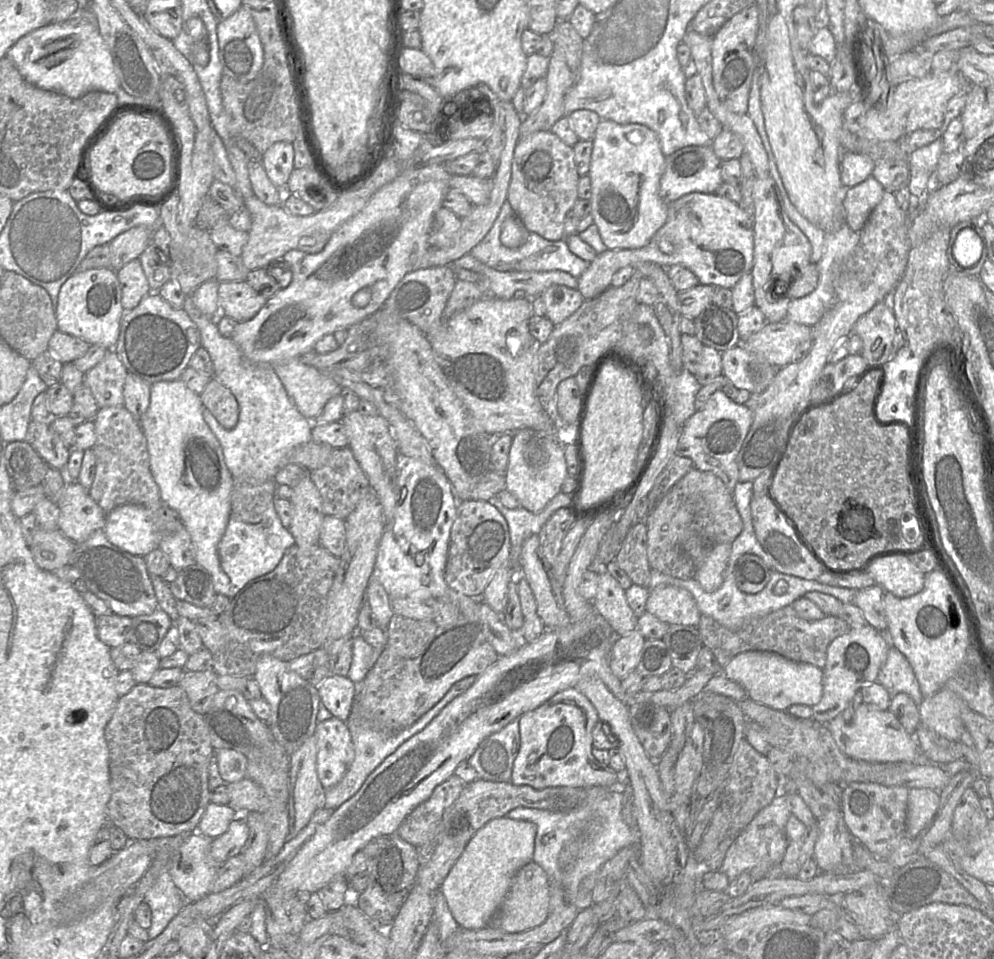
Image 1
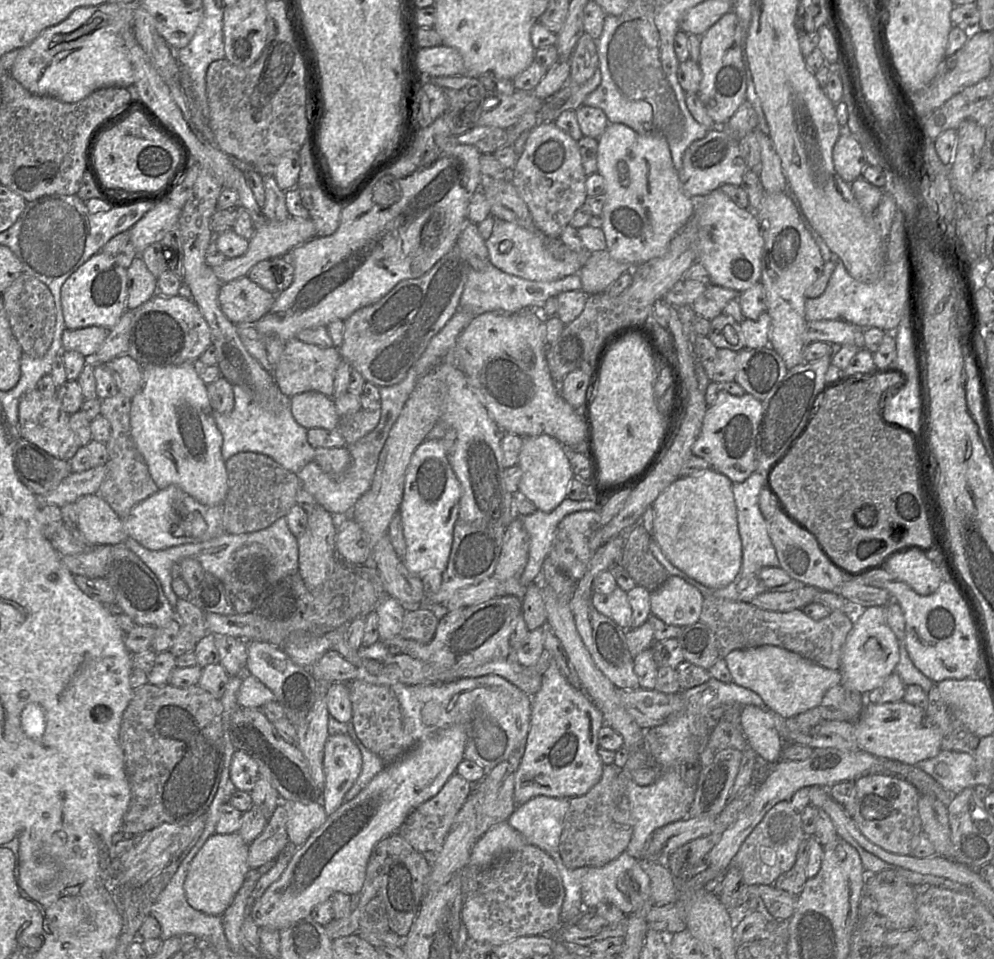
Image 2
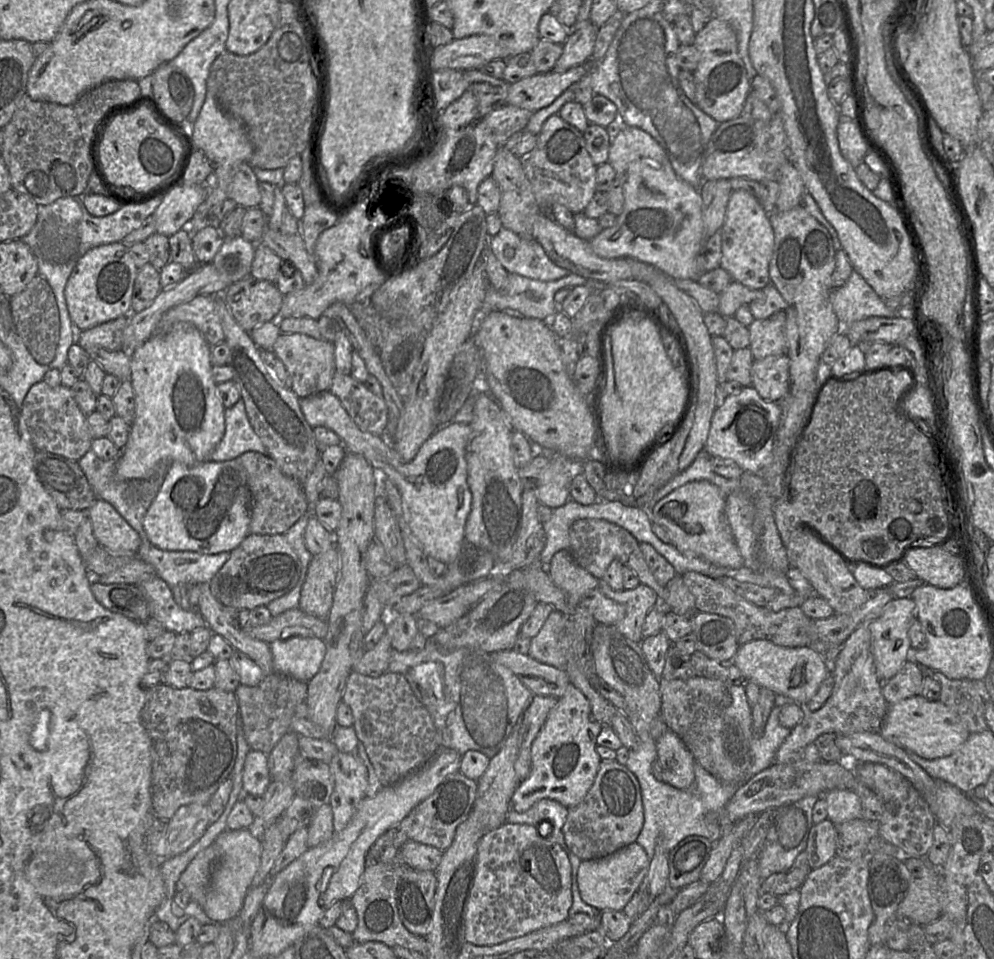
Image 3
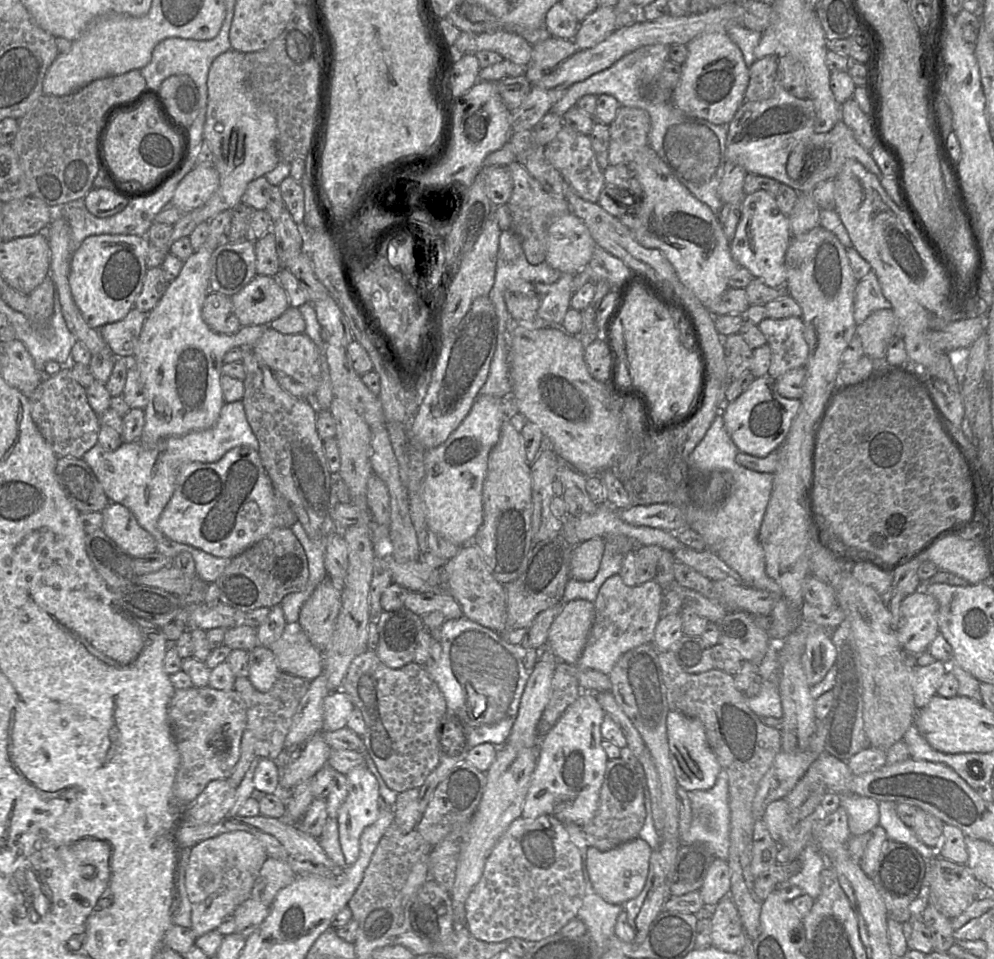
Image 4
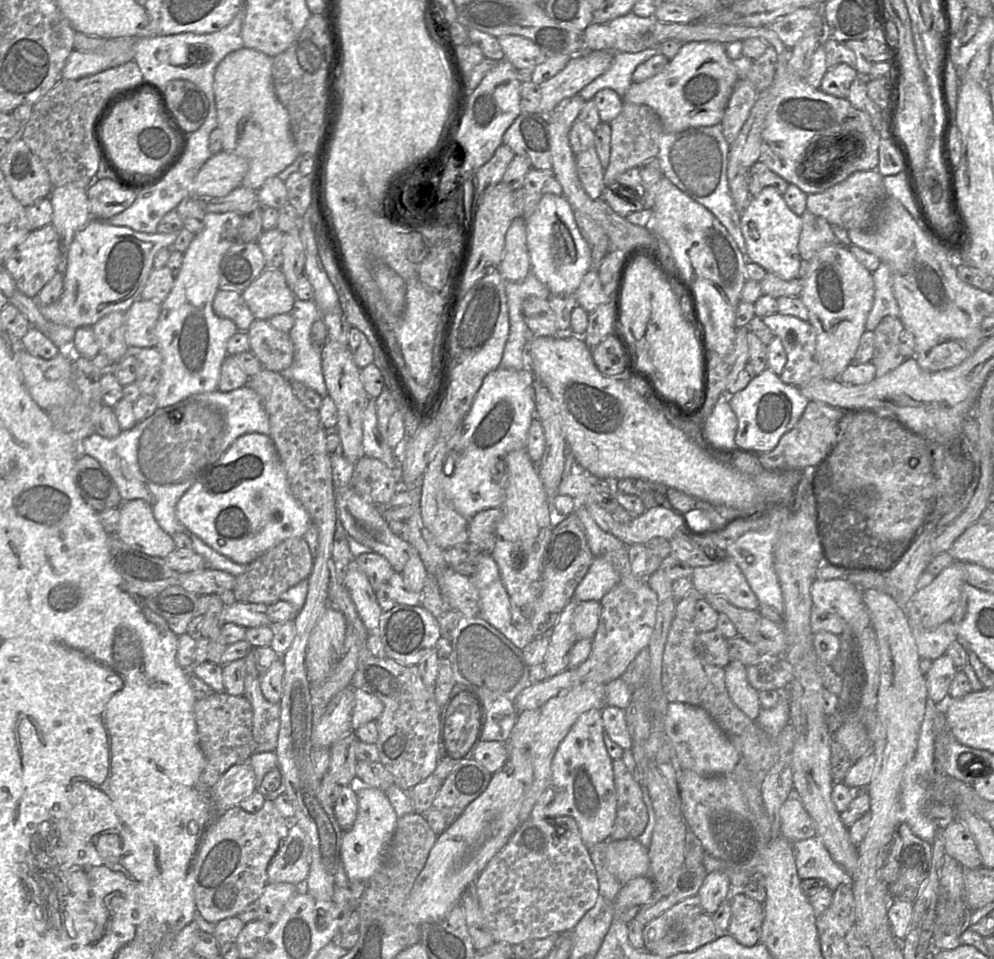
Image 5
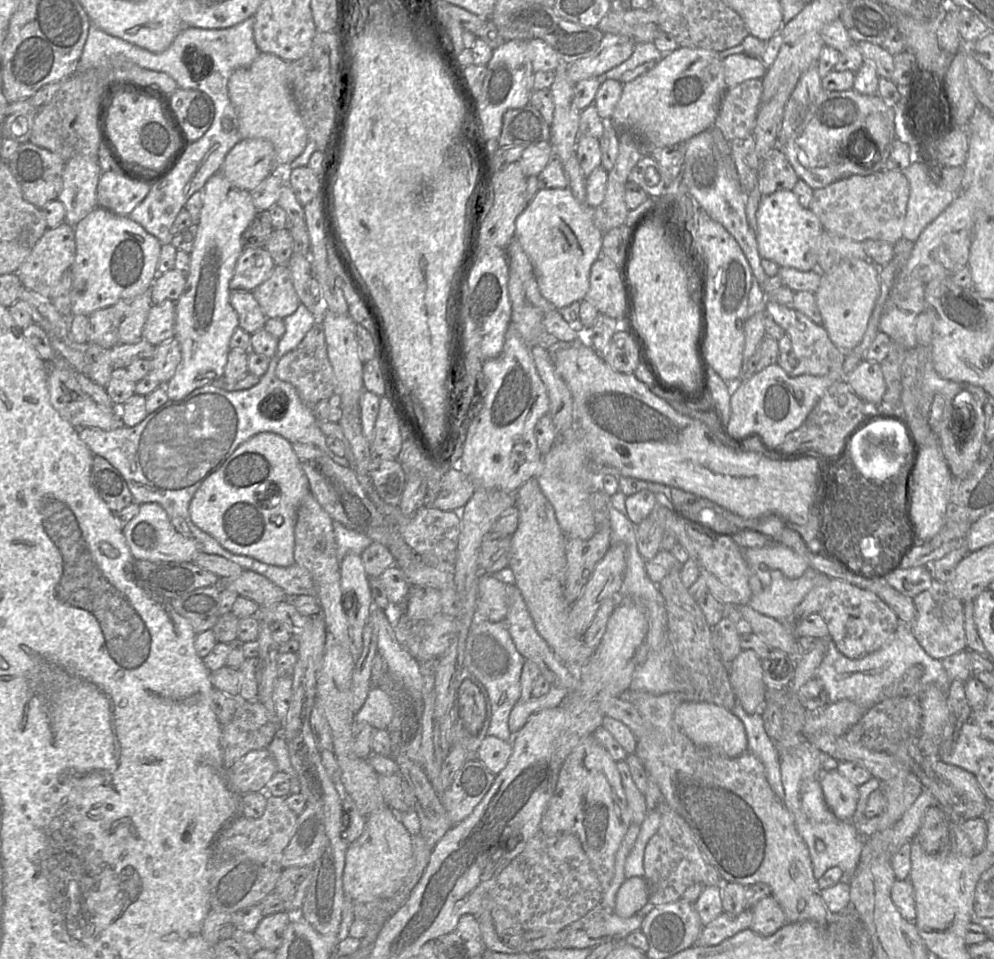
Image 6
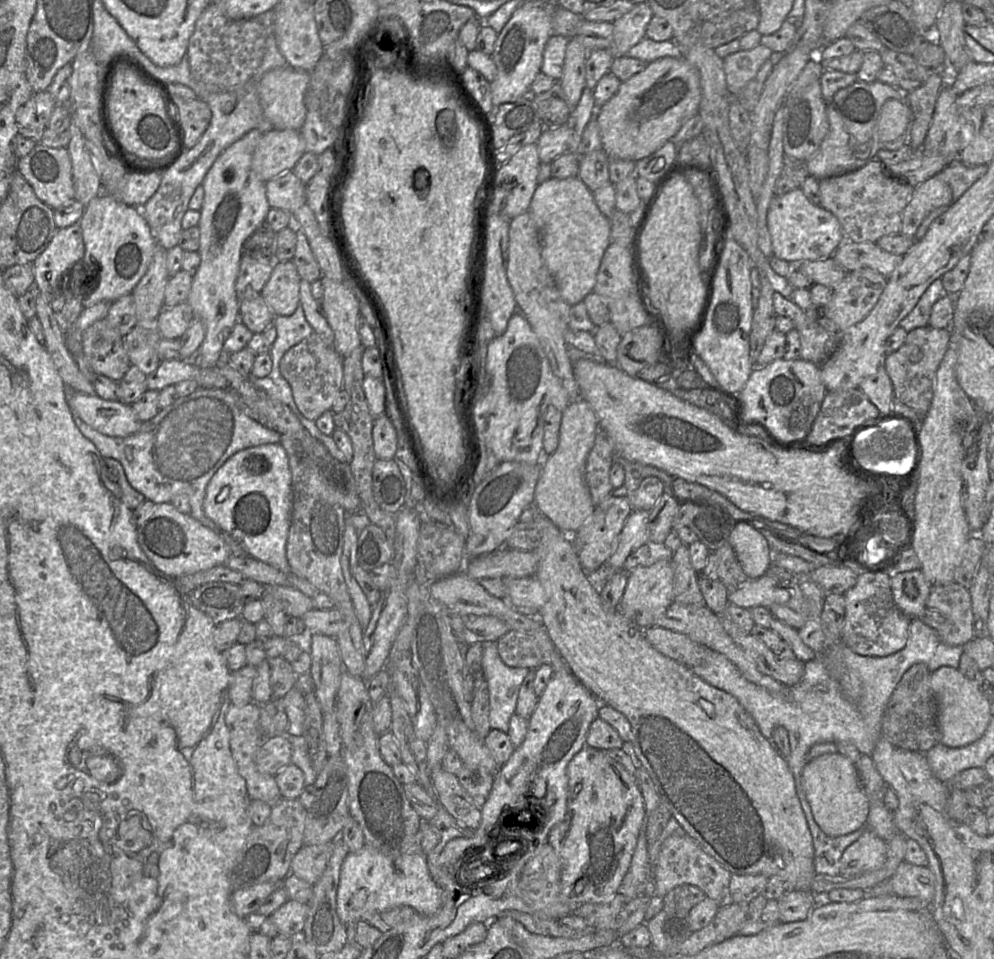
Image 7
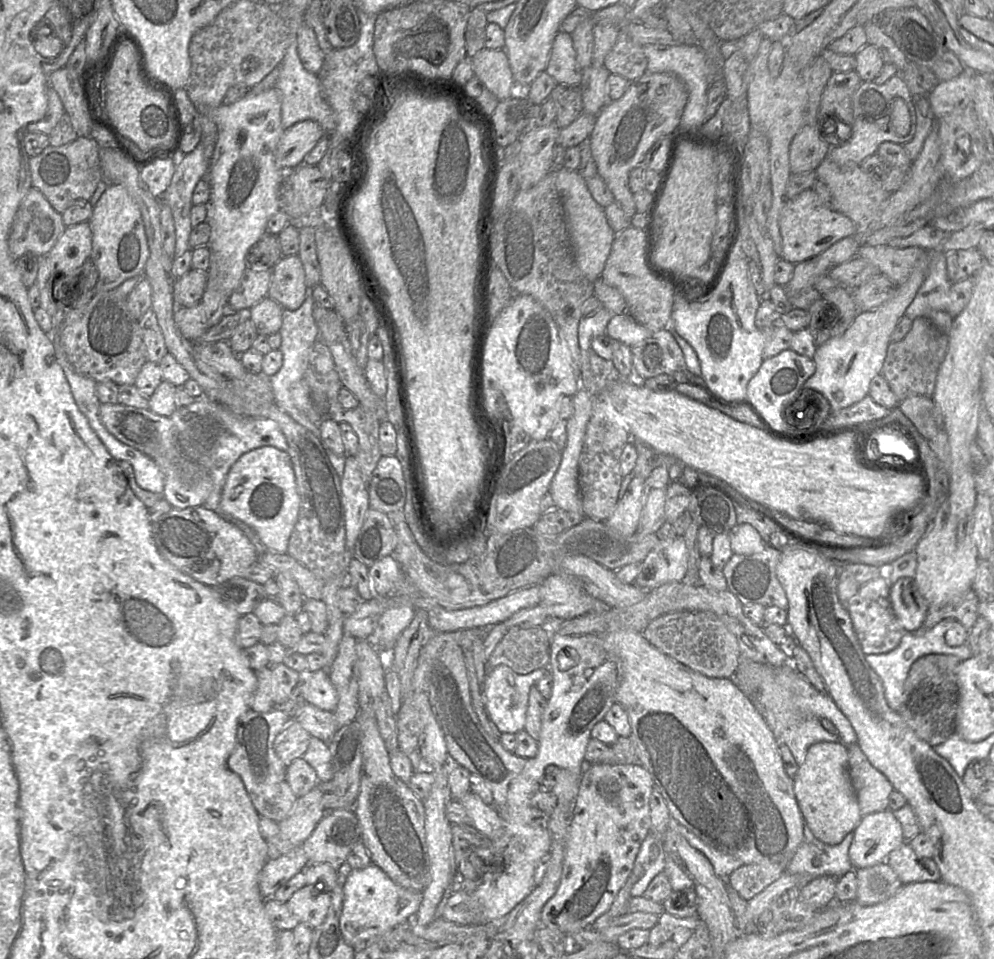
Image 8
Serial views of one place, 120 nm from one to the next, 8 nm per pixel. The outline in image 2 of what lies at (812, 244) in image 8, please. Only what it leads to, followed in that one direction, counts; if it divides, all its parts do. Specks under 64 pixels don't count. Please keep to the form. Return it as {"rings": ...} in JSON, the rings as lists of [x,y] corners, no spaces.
{"rings":[[[720,189],[693,198],[695,210],[700,207],[696,261],[707,270],[709,283],[739,293],[759,283],[764,240],[755,214],[748,208],[737,206]]]}

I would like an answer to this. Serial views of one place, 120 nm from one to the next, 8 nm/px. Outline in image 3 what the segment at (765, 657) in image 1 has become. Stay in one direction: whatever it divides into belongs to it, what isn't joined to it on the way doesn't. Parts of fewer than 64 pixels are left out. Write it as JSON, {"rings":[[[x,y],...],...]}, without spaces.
{"rings":[[[754,640],[740,645],[733,660],[748,682],[768,688],[779,696],[805,707],[820,684],[830,675],[823,658],[809,647],[781,647],[768,640]]]}

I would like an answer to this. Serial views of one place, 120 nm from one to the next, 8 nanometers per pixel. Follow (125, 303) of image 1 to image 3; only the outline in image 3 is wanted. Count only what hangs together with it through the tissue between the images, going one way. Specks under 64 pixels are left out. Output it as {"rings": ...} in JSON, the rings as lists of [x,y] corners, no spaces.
{"rings":[[[150,263],[140,267],[133,288],[131,313],[140,312],[149,307],[161,290],[160,271]]]}

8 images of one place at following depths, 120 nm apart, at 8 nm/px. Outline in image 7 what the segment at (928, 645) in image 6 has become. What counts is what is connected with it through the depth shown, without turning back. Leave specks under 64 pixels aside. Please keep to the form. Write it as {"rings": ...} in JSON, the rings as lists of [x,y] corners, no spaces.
{"rings":[[[955,582],[932,586],[926,608],[937,610],[946,618],[942,630],[936,630],[941,641],[949,646],[964,646],[974,637],[971,596],[964,586]]]}

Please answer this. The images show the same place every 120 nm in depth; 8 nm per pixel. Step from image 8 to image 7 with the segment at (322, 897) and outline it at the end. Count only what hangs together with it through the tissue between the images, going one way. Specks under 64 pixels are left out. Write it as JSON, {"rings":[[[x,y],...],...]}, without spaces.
{"rings":[[[288,900],[268,917],[277,927],[278,935],[291,937],[297,933],[303,933],[308,911],[307,903]]]}

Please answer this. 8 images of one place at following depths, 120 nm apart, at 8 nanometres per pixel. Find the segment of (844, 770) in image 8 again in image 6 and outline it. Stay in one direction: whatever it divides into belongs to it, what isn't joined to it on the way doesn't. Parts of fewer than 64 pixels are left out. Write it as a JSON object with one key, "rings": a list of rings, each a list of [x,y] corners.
{"rings":[[[837,769],[824,770],[820,777],[825,803],[839,821],[851,821],[858,801],[858,787]]]}

